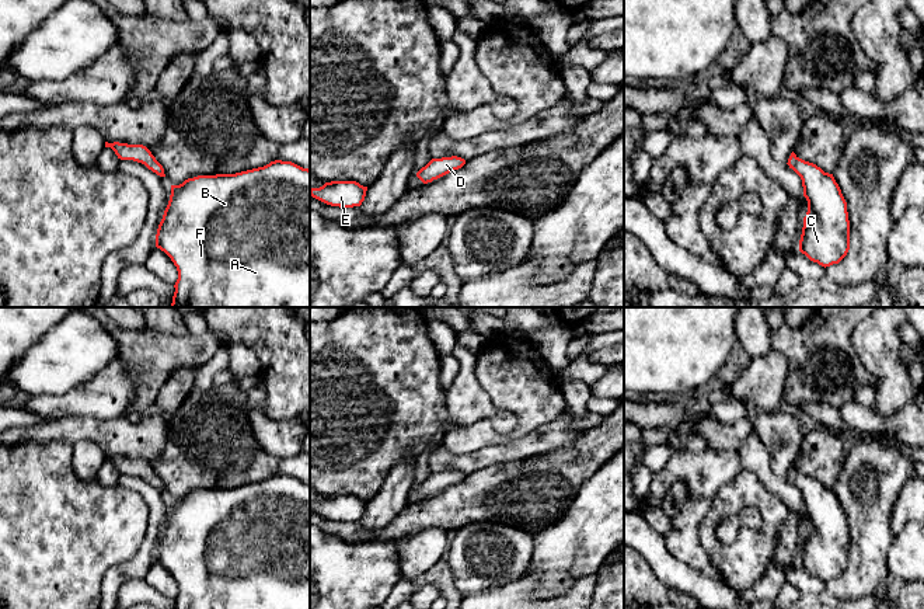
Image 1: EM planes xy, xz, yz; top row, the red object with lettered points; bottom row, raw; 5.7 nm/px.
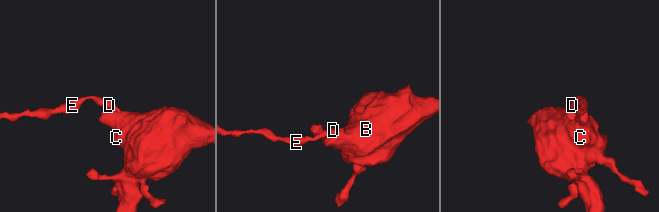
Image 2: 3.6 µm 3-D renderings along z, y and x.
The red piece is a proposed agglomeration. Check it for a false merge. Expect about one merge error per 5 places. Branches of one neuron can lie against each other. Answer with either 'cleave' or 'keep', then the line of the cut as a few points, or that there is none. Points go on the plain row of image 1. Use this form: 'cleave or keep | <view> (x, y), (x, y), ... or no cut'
keep | no cut

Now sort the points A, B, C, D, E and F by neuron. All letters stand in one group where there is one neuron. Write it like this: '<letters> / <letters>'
A B C D E F

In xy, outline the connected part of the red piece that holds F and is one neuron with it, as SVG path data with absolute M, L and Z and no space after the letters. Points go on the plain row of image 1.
M275 474L236 488L198 490L171 500L156 561L177 581L174 609L310 609L310 484Z

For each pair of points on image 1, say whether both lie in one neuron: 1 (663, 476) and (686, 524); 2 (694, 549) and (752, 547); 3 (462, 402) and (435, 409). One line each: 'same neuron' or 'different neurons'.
1: different neurons
2: different neurons
3: different neurons

